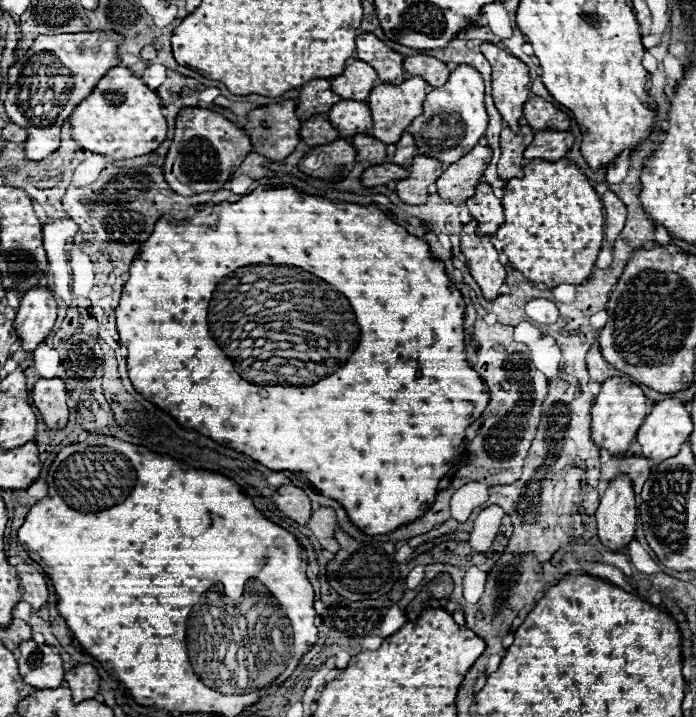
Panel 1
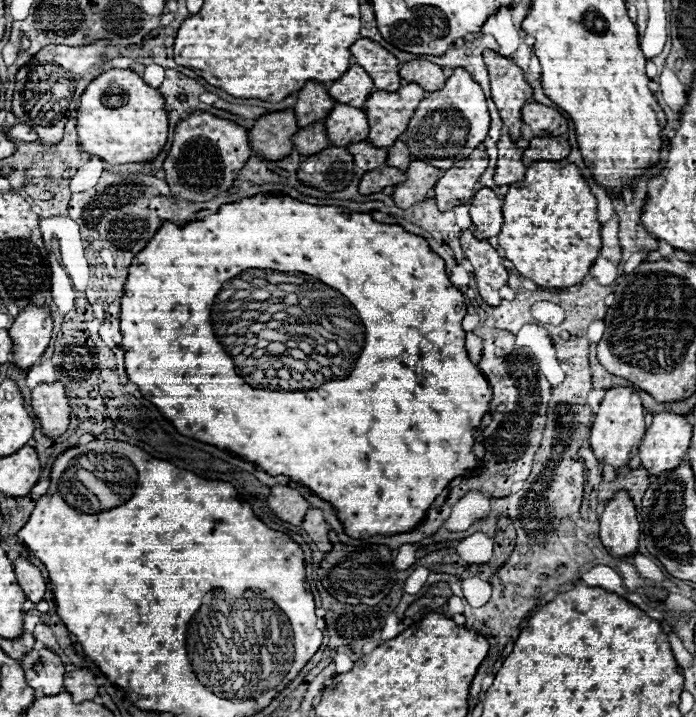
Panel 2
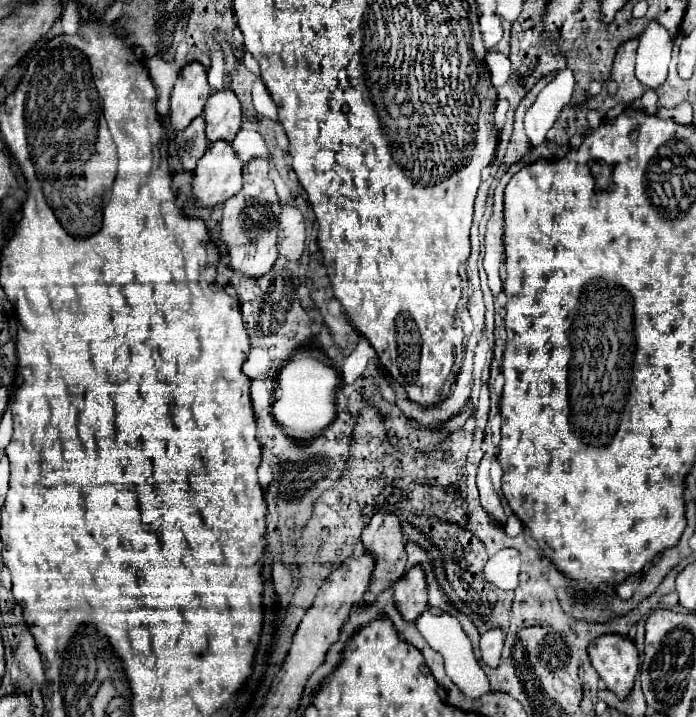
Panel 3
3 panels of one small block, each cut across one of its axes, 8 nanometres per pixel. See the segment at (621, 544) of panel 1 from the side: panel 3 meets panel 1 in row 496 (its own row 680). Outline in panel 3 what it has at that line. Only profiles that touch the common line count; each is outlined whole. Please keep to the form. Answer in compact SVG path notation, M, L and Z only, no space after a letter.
M606 634L588 646L588 654L606 688L618 698L626 698L640 668L640 658L634 642L616 634Z

